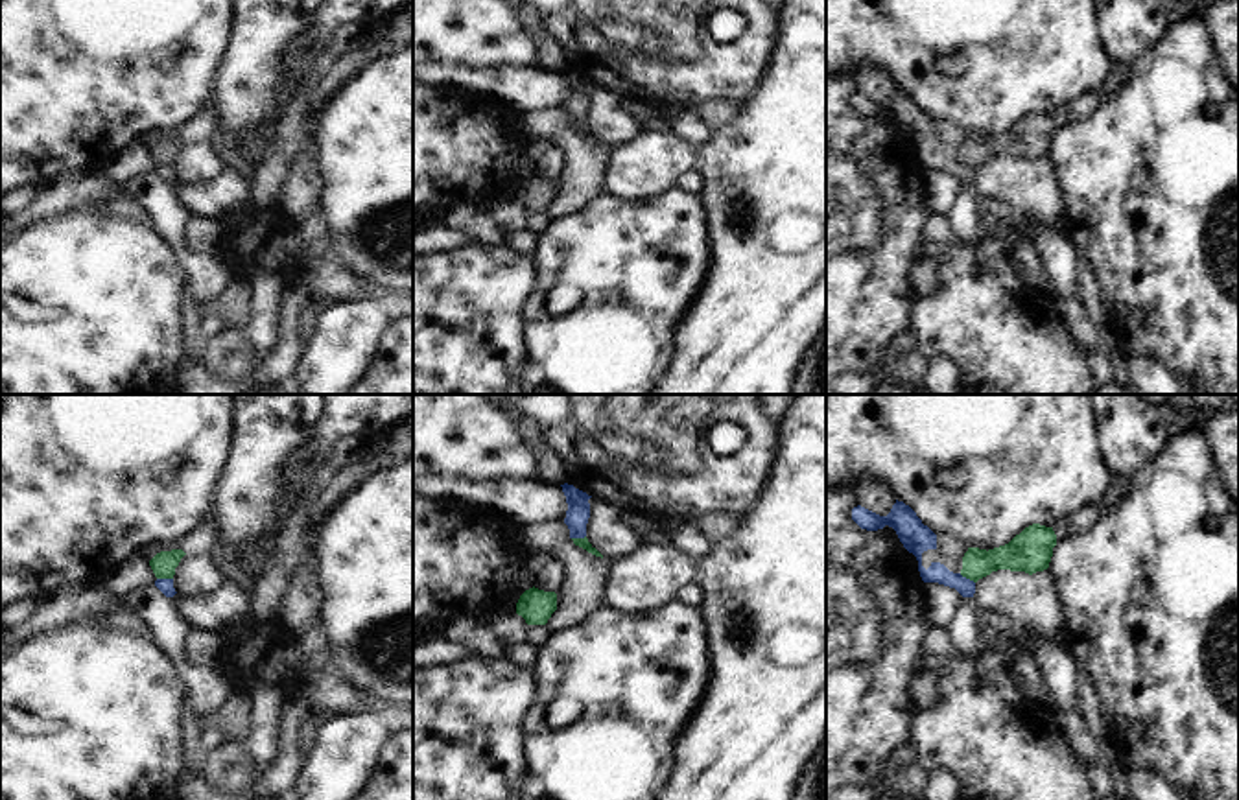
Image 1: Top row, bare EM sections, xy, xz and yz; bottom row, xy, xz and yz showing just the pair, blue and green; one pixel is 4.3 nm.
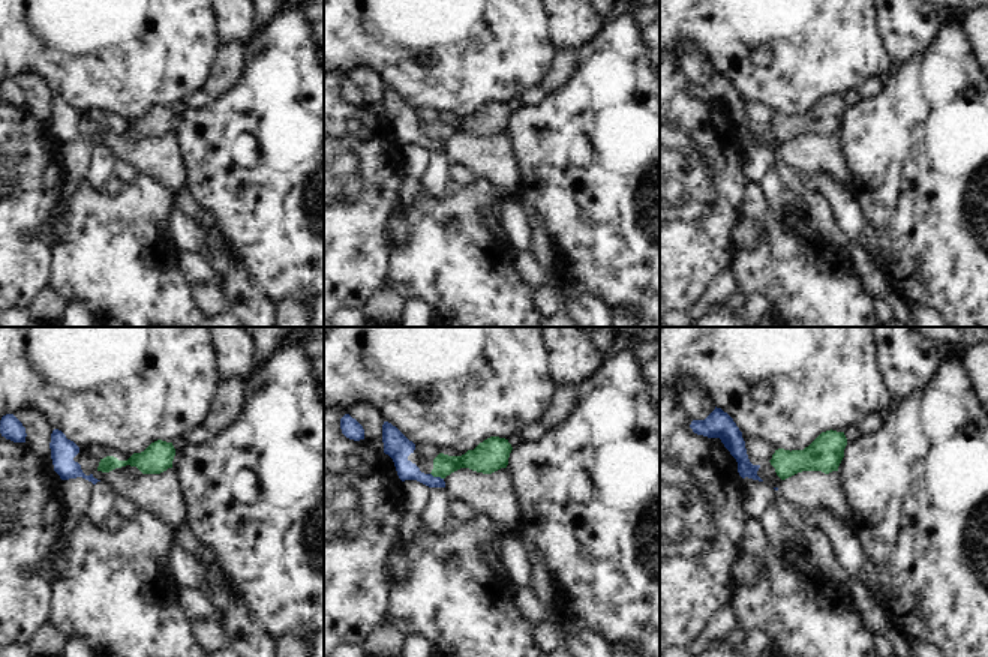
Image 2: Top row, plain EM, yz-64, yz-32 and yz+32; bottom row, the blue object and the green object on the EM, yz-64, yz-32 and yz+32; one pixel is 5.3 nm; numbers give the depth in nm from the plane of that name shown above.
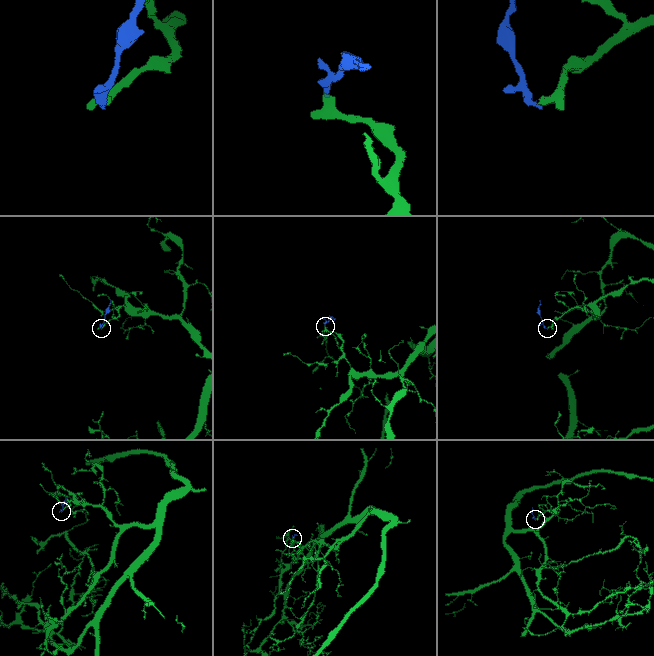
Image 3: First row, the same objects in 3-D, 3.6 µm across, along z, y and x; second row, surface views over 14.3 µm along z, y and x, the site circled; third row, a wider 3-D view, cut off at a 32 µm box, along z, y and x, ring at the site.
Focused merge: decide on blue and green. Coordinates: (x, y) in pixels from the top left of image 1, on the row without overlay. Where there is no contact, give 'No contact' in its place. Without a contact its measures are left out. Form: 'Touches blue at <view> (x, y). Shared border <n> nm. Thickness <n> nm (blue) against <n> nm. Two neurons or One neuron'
Touches blue at xy (165, 166). Shared border 70 nm. Thickness 60 nm (blue) against 110 nm. Two neurons.

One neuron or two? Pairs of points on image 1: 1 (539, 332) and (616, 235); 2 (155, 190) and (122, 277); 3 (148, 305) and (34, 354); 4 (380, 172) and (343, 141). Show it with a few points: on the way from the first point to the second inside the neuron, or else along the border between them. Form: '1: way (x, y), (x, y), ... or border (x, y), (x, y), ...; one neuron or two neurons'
1: way (568, 327), (616, 279), (616, 264); one neuron
2: border (152, 225), (179, 253), (179, 258); two neurons
3: way (120, 305), (98, 305), (61, 327); one neuron
4: way (371, 163), (353, 144); one neuron

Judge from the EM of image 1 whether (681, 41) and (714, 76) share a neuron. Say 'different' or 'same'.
same

